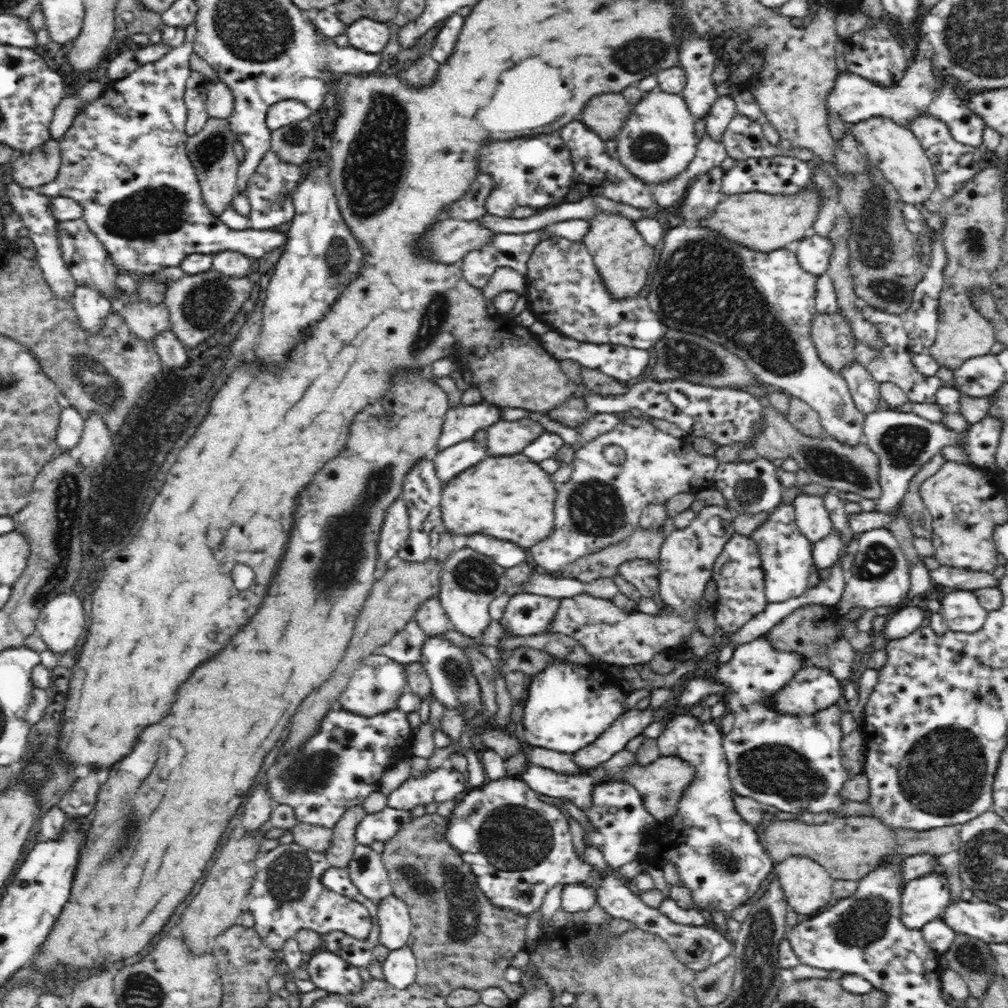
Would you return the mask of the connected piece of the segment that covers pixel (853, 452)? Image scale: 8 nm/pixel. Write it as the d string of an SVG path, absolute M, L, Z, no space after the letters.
M766 398L762 402L766 416L761 433L753 445L757 456L770 461L792 456L798 466L808 473L812 483L834 488L836 491L854 492L864 499L874 501L881 495L880 457L864 441L854 445L845 444L830 433L825 433L822 438L808 437L784 416L780 416Z

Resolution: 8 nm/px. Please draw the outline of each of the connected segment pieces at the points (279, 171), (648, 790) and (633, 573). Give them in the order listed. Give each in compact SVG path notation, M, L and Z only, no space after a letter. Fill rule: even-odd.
M272 149L266 152L265 160L258 168L257 174L249 183L249 194L247 195L250 202L249 218L250 229L272 231L273 228L282 226L292 220L294 216L294 204L291 197L303 180L300 165L289 164L278 158Z
M660 755L648 765L629 764L620 781L632 784L641 794L644 808L656 819L658 833L663 833L669 820L675 817L676 807L682 792L688 790L688 784L694 780L695 768L677 756Z
M634 559L624 561L618 566L618 573L623 576L630 584L636 586L640 591L641 597L652 598L659 593L660 567L658 562L646 559Z

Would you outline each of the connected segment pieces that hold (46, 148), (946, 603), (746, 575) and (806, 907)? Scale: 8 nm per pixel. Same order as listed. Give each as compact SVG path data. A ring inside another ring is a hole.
M59 139L46 140L39 150L32 151L26 155L15 157L11 164L12 178L14 179L14 182L19 184L20 188L37 189L45 186L45 184L54 182L54 180L57 180L58 178L60 165L62 164Z
M949 590L941 601L940 612L954 632L974 632L982 628L987 610L970 590Z
M736 532L732 534L712 564L711 572L714 572L716 593L720 599L718 610L716 610L716 622L722 626L722 630L736 632L755 614L766 608L768 597L765 595L765 572L761 564L762 551L760 551L758 541L752 535L745 536Z
M795 854L774 865L774 874L784 891L788 908L800 916L812 915L835 901L834 879L817 861Z

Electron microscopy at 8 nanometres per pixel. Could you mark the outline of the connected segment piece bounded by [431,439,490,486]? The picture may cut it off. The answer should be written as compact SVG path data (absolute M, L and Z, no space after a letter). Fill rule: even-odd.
M463 440L440 452L433 452L431 455L435 466L436 476L443 483L452 480L458 476L458 472L478 464L486 457L490 457L488 445L482 445L480 442Z

